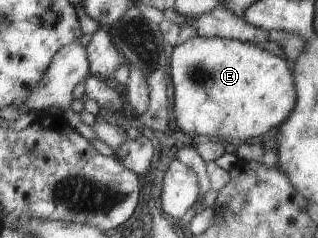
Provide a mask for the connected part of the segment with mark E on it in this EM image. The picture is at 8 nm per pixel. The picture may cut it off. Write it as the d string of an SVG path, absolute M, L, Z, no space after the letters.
M199 34L192 39L188 39L182 45L174 46L170 49L172 51L172 57L170 57L170 79L174 84L174 112L173 125L175 129L188 133L192 136L195 135L208 135L211 138L220 140L222 143L232 143L234 140L237 143L246 143L252 140L256 140L257 137L263 137L271 129L278 129L278 127L286 121L286 119L292 114L294 107L296 106L297 92L293 77L293 71L288 67L286 59L282 57L276 57L264 49L260 49L258 44L252 44L249 42L242 42L239 40L232 40L220 37L205 37Z

